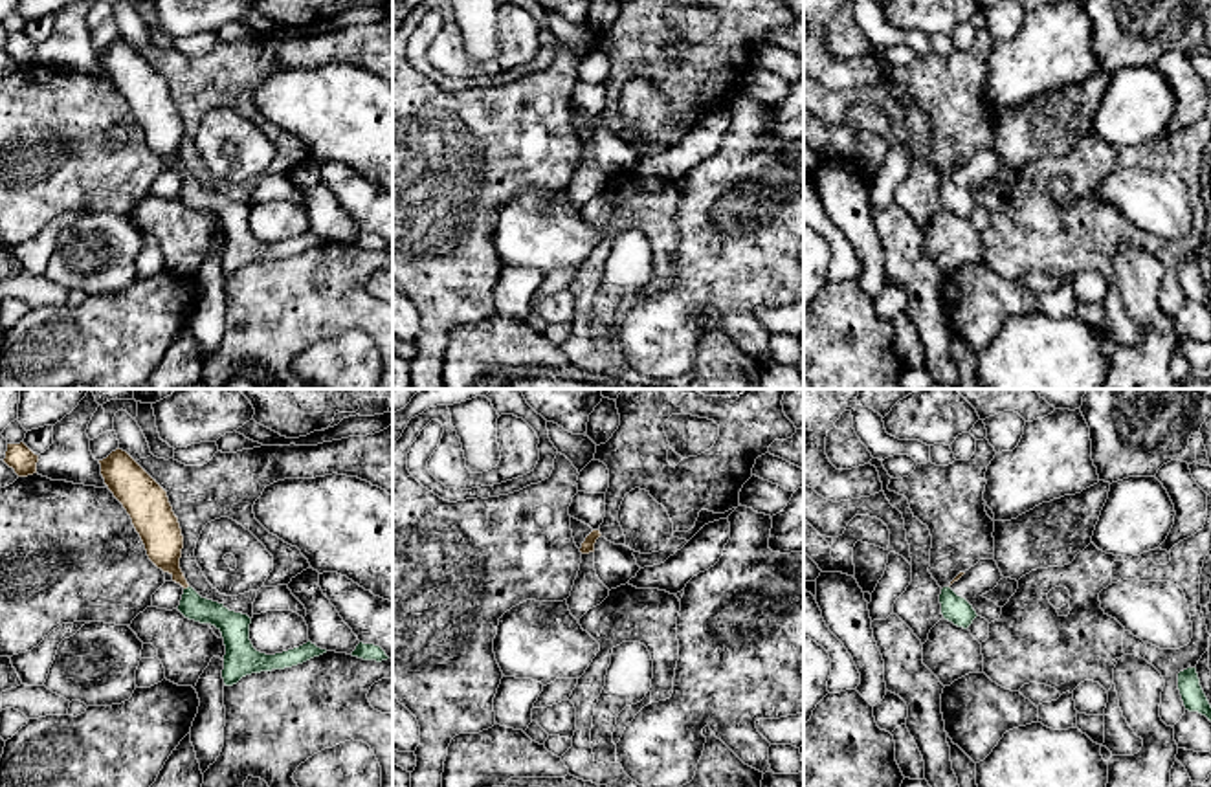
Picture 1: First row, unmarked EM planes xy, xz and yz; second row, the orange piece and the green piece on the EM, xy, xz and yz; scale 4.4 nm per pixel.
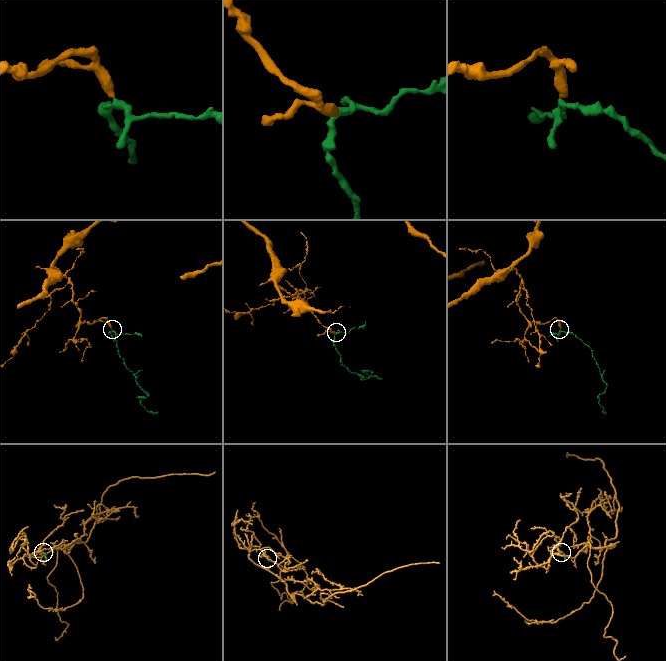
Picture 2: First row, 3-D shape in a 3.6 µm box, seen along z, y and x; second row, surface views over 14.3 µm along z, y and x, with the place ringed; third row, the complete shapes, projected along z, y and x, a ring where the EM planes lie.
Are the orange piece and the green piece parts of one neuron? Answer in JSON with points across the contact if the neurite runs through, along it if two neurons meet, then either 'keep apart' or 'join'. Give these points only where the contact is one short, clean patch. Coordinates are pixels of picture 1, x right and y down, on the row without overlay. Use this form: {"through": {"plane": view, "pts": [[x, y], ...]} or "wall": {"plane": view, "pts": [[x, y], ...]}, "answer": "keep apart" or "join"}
{"through": {"plane": "xy", "pts": [[162, 125], [166, 145], [186, 177], [191, 195]]}, "answer": "join"}

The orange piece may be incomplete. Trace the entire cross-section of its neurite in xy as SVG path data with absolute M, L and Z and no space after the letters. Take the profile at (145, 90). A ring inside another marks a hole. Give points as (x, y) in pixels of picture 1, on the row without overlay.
M123 39L99 50L105 73L123 94L139 123L149 149L183 176L178 200L194 211L215 215L224 227L222 268L226 275L261 260L284 259L327 242L310 229L299 237L266 244L250 229L251 207L229 200L224 193L202 187L180 158L183 125L167 81Z

